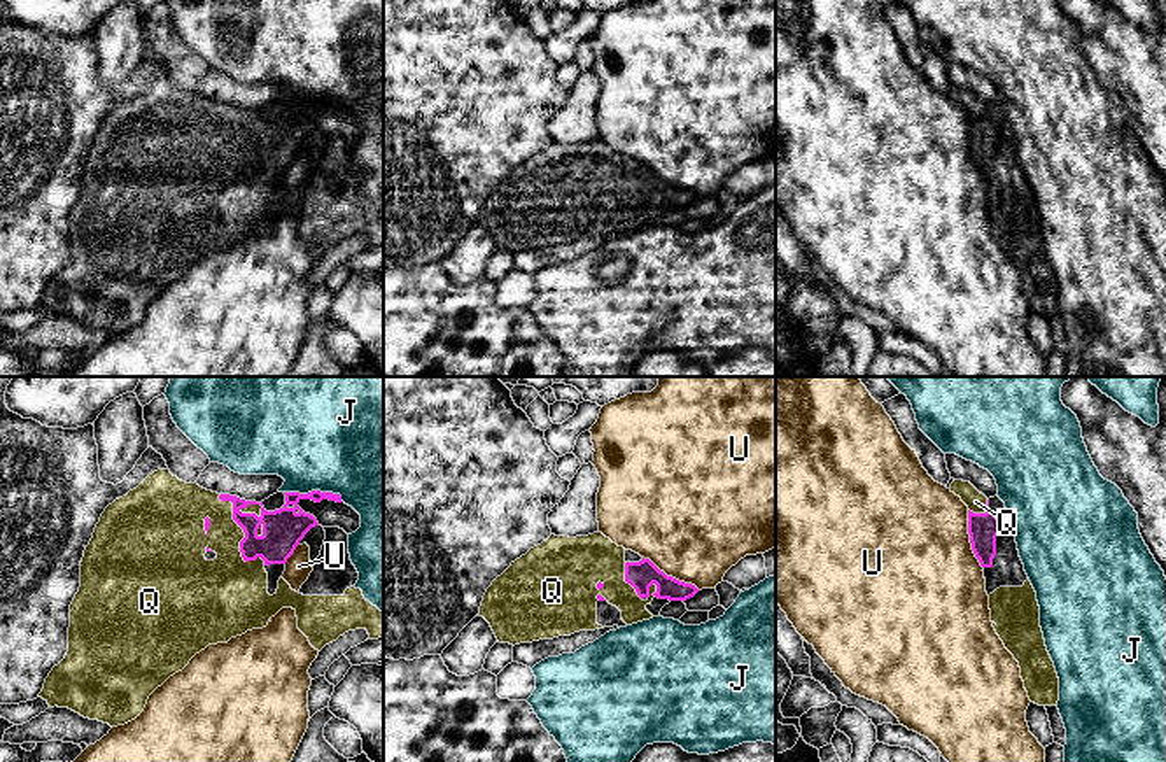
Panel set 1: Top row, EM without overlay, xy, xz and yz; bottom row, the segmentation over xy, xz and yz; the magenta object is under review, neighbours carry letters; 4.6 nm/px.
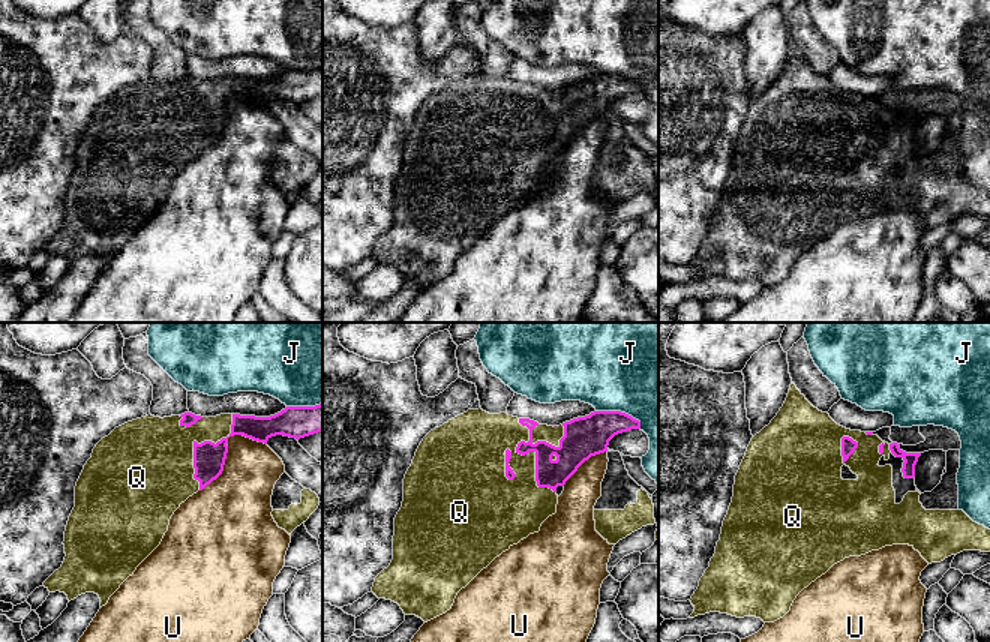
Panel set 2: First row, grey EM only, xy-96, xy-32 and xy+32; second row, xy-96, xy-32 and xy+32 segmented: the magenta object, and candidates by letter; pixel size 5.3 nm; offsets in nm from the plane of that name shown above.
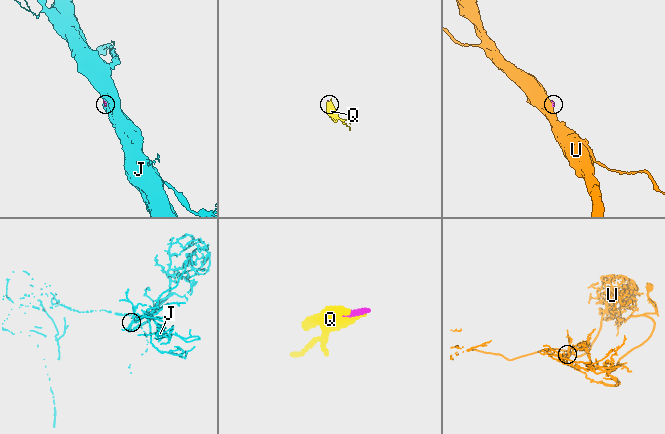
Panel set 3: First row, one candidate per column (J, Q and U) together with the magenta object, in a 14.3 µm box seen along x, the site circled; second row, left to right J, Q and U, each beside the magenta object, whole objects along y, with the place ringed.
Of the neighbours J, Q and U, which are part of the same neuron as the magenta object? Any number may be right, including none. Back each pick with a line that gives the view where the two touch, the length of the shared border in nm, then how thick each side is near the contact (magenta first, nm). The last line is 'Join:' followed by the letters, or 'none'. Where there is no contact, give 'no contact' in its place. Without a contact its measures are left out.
Q: meets magenta in xy; contact 380 nm long; 190 nm thick on the magenta side, 280 nm on the other
Join: Q

